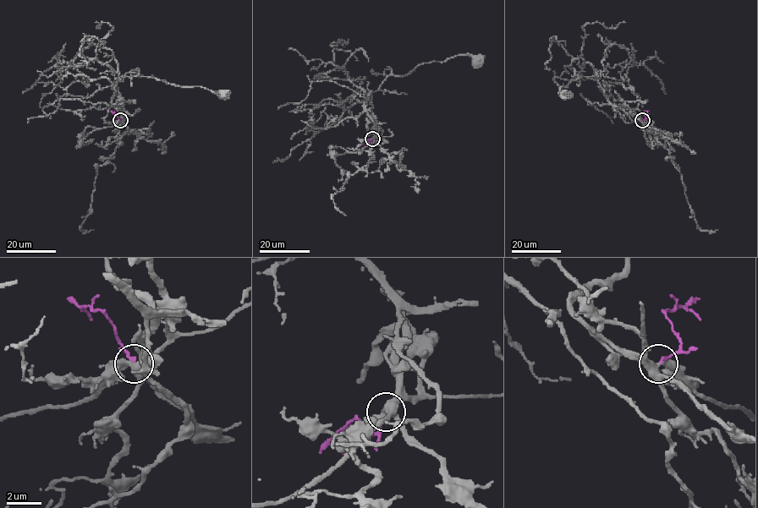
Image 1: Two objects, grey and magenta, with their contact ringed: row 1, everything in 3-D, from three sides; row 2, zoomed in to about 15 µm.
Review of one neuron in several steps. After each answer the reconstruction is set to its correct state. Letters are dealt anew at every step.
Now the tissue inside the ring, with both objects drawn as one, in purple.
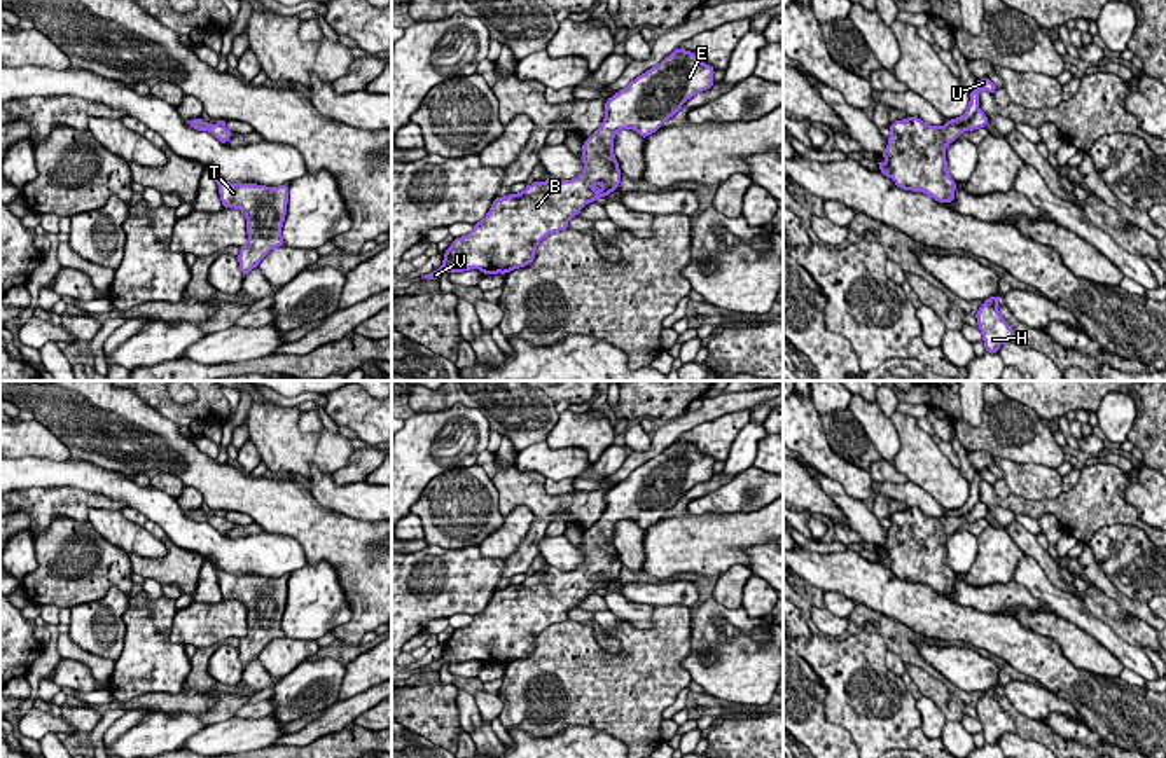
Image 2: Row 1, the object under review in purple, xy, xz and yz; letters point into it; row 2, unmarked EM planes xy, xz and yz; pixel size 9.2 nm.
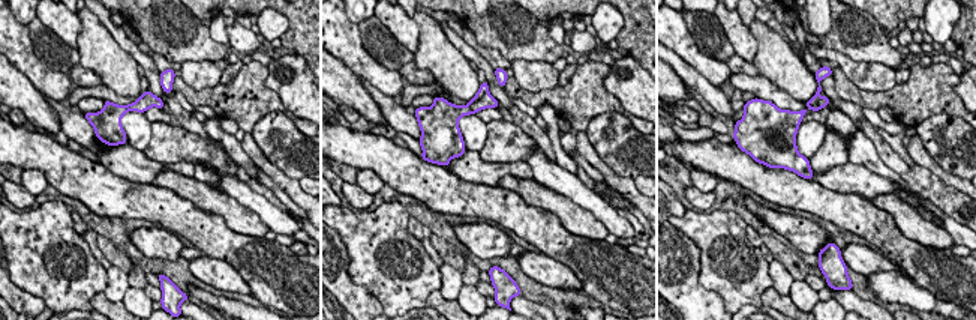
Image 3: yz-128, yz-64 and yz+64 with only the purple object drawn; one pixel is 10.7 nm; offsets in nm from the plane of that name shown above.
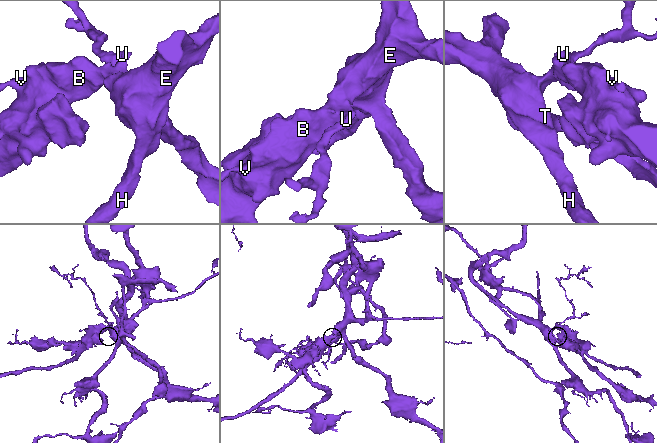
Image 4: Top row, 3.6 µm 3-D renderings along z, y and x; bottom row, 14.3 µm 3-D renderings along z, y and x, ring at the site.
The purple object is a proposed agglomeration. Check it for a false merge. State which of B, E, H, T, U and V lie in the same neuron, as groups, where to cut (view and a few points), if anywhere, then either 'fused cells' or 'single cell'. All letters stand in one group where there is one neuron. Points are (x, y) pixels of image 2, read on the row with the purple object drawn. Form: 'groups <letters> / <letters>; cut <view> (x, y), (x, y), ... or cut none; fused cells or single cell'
groups B E H T V / U; cut yz (978, 109), (962, 124), (948, 126); fused cells

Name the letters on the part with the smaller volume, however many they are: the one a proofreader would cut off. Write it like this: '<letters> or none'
U

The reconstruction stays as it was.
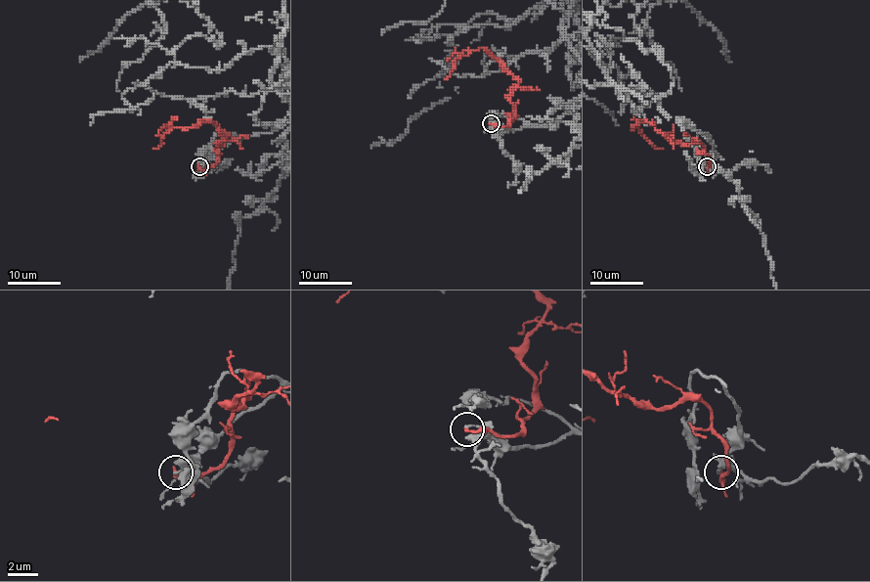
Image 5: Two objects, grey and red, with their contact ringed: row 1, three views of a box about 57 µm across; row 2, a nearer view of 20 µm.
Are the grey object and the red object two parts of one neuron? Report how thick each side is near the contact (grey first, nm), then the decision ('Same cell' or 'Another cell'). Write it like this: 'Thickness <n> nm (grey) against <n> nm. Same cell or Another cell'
Thickness 130 nm (grey) against 240 nm. Another cell

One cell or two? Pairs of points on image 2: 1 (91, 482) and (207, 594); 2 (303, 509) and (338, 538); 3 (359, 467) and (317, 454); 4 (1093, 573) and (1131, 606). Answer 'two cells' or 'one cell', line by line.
1: two cells
2: one cell
3: two cells
4: one cell

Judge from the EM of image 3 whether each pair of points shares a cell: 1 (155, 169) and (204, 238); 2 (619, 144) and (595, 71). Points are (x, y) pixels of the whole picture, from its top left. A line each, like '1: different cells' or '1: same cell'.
1: different cells
2: different cells

